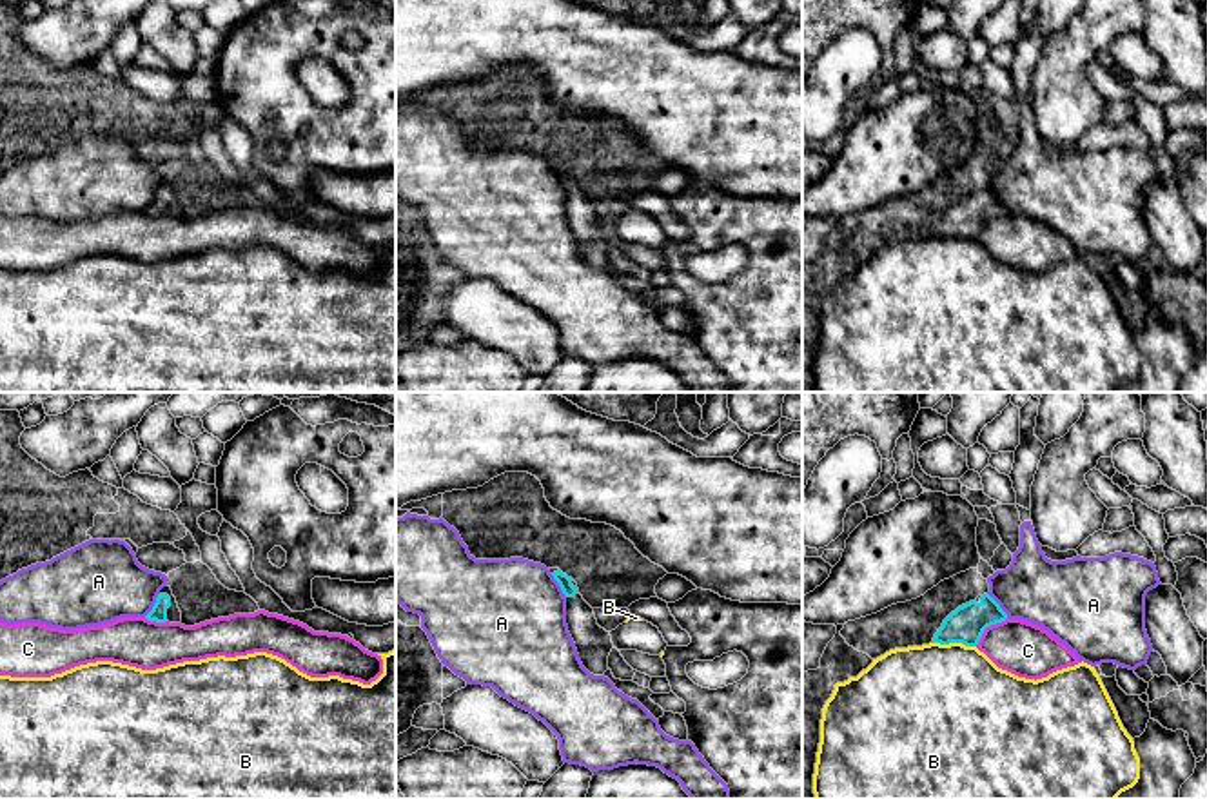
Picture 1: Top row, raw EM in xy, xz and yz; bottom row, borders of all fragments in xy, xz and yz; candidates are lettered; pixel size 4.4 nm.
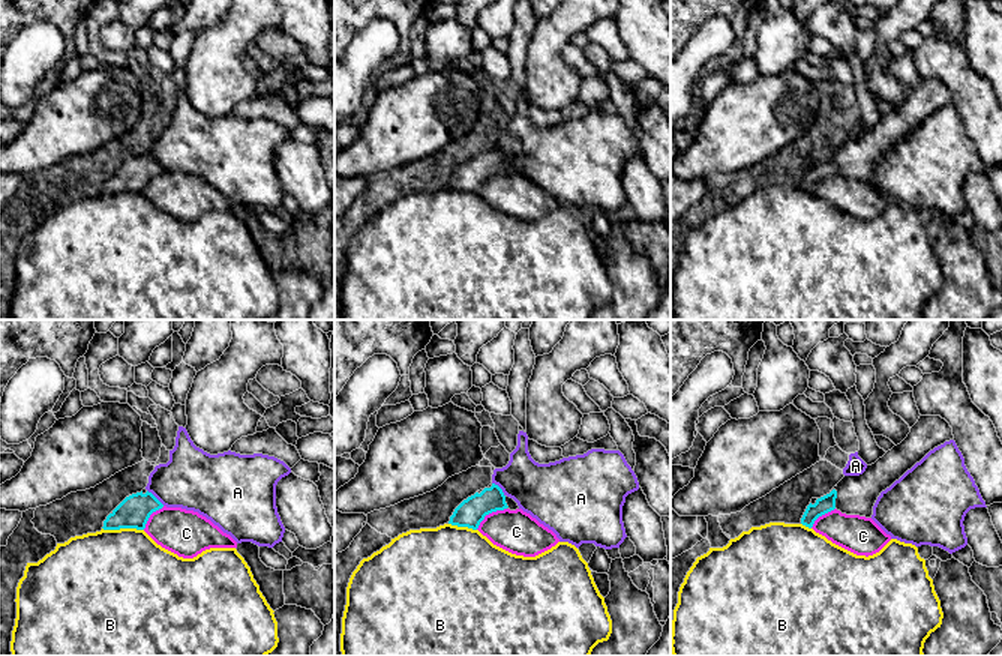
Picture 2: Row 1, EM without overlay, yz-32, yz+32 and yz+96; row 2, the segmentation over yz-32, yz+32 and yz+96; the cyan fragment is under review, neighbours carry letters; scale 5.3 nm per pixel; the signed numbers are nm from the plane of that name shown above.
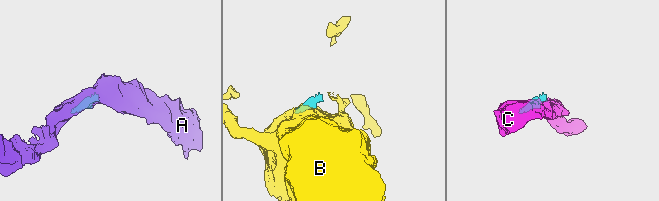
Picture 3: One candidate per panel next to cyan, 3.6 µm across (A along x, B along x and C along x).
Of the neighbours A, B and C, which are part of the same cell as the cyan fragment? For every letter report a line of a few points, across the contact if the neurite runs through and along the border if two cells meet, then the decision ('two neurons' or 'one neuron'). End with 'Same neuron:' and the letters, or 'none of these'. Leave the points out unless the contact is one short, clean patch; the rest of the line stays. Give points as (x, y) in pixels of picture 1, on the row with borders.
A: two neurons
B: line yz (933, 641), (975, 647); two neurons
C: line yz (1006, 618), (991, 623), (975, 645); two neurons
Same neuron: none of these

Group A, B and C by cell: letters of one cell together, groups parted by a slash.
A / B / C

